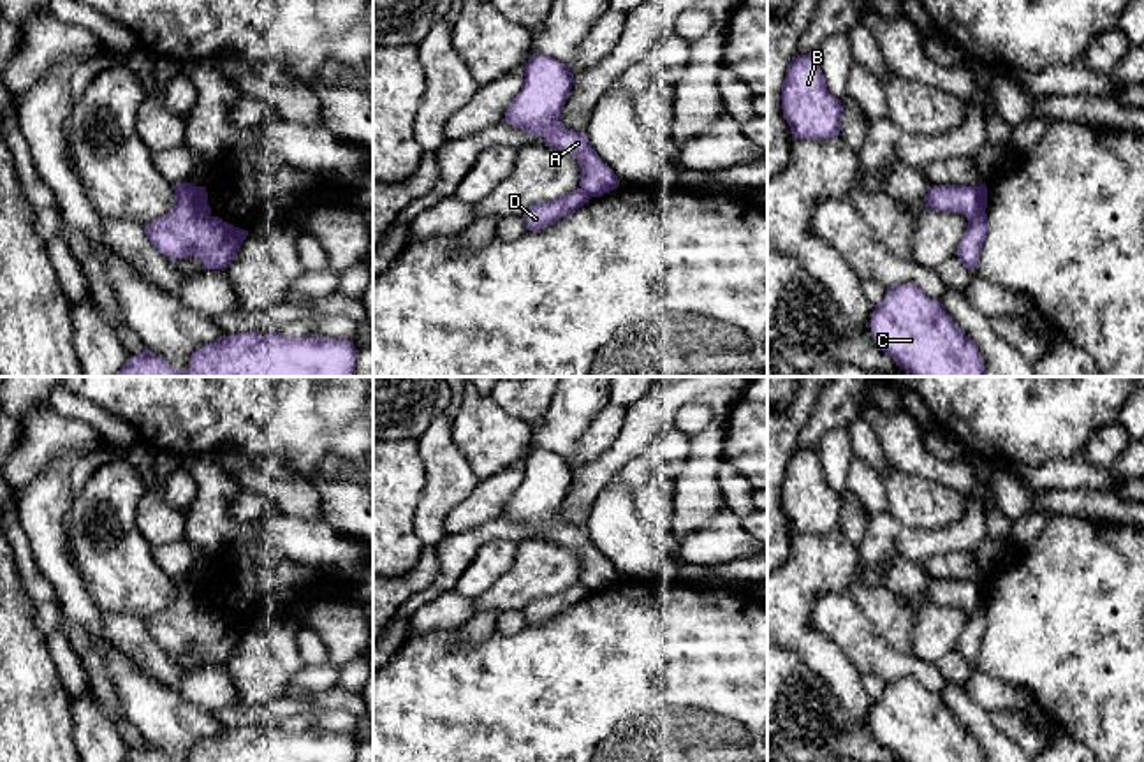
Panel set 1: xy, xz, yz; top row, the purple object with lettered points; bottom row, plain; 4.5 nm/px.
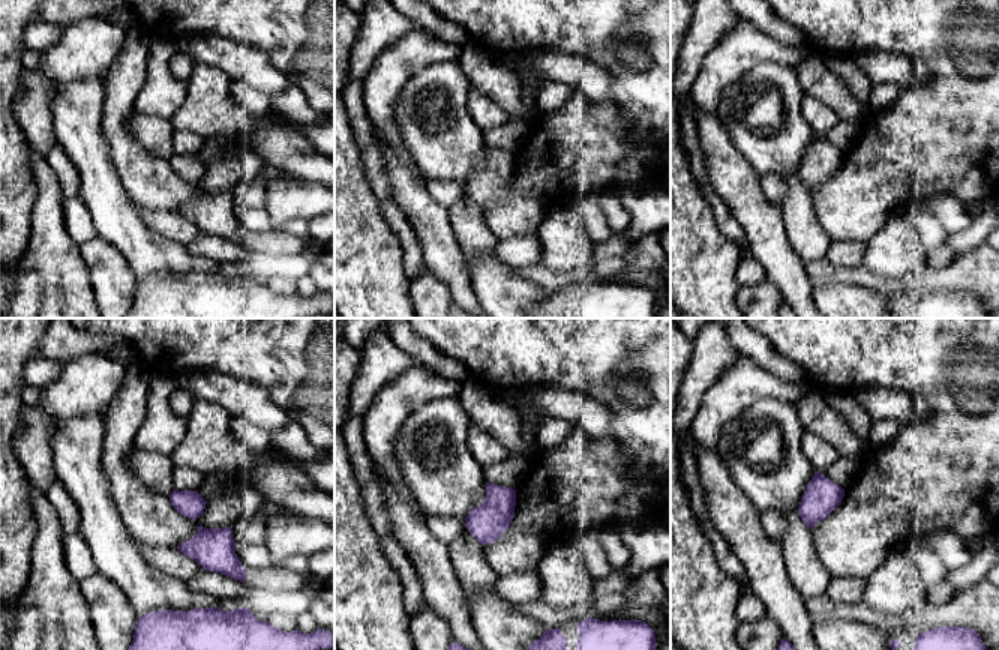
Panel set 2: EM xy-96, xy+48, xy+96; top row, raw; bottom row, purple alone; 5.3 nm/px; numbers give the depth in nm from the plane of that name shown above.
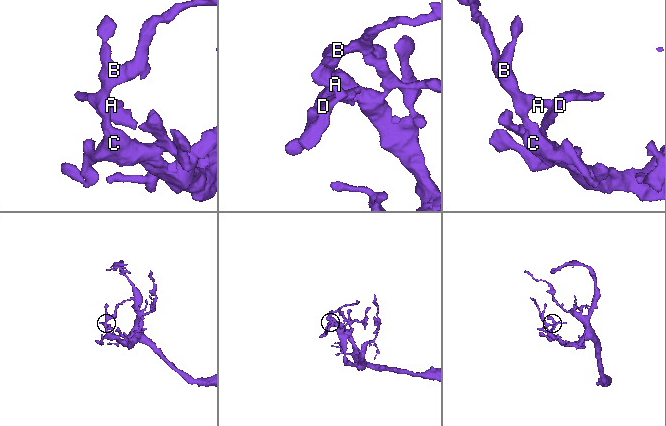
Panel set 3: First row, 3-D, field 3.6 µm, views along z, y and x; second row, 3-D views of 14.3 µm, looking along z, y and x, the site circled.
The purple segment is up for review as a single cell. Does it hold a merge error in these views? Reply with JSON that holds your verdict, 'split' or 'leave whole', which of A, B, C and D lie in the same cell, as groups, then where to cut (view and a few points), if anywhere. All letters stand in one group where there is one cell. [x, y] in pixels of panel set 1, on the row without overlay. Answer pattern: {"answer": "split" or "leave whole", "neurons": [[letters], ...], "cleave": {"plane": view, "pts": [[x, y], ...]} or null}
{"answer": "split", "neurons": [["A", "B", "C"], ["D"]], "cleave": {"plane": "xy", "pts": [[194, 581], [194, 602], [208, 609]]}}

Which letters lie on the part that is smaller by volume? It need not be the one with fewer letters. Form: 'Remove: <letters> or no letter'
Remove: D

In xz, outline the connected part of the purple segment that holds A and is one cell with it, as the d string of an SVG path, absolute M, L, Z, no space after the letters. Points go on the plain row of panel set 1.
M533 447L524 459L524 479L509 498L503 516L532 530L544 530L544 540L572 549L581 561L579 581L591 591L602 591L616 584L620 574L591 542L584 526L563 521L560 509L572 479L574 468L563 456Z

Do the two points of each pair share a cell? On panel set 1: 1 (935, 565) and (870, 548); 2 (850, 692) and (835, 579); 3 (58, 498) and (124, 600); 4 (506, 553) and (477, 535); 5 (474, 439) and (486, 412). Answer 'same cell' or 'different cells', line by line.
1: different cells
2: same cell
3: different cells
4: different cells
5: same cell

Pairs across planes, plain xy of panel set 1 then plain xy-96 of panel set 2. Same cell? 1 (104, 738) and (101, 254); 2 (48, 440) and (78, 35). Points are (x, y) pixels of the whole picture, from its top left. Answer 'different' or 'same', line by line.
1: same
2: same

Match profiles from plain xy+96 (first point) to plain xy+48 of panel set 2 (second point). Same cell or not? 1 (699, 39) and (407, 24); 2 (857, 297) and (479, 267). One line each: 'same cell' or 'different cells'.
1: same cell
2: same cell

